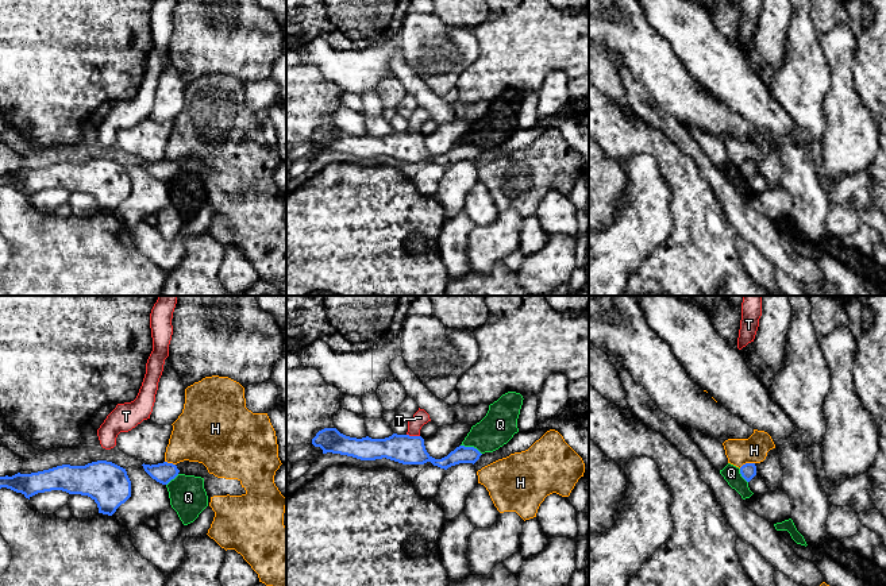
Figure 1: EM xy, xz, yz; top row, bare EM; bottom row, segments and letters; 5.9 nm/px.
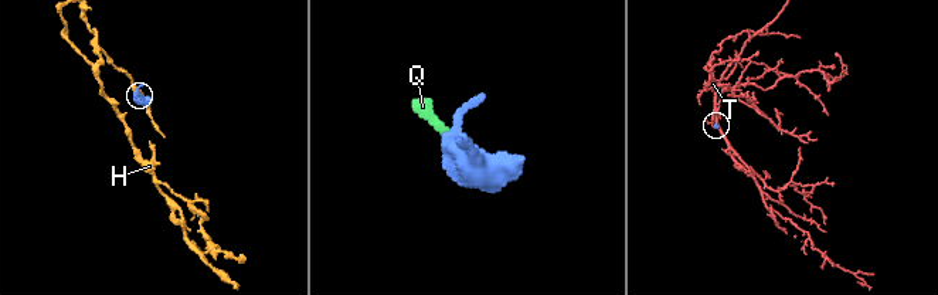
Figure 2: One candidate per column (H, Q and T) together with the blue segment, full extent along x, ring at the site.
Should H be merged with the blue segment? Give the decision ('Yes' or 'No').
No

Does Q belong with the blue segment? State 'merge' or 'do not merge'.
do not merge

